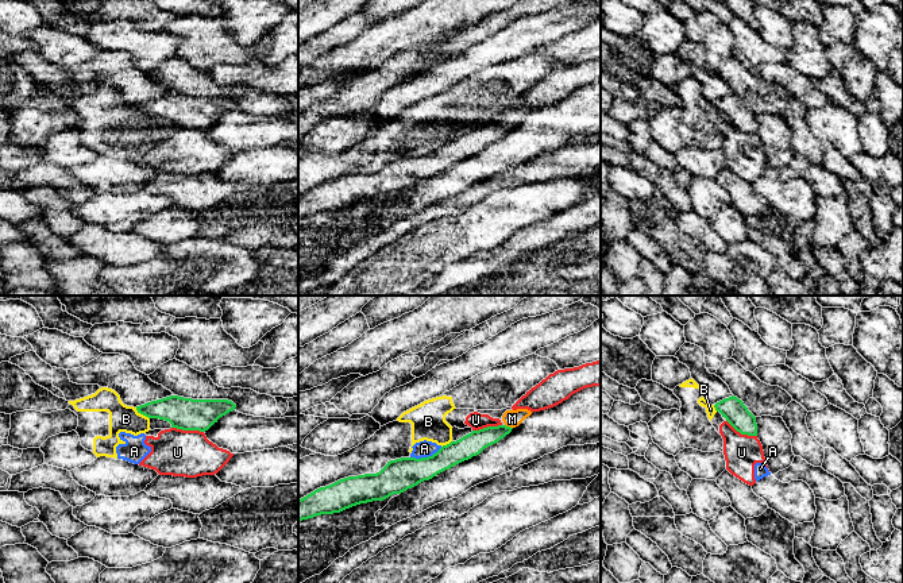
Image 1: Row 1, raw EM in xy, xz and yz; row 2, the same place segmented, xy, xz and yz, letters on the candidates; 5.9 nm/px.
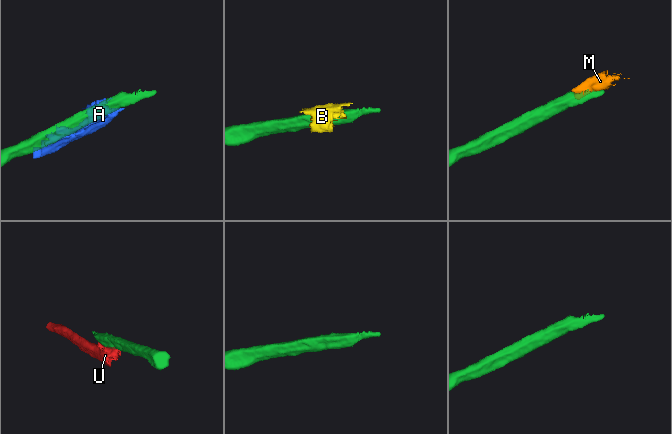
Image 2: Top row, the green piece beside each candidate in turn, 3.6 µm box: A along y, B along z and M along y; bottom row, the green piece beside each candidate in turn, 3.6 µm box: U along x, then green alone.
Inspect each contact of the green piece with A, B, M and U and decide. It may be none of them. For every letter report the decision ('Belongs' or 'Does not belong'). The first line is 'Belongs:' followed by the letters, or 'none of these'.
Belongs: M
A: Does not belong
B: Does not belong
M: Belongs
U: Does not belong

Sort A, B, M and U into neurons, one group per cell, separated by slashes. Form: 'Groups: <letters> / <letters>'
Groups: A U / B / M

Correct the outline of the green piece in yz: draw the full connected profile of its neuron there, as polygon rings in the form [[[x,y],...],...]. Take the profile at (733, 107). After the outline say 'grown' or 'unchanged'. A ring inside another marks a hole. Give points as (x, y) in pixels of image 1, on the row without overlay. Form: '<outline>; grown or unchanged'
[[[737,94],[725,96],[717,100],[714,105],[741,132],[757,134],[756,115]]]; unchanged

